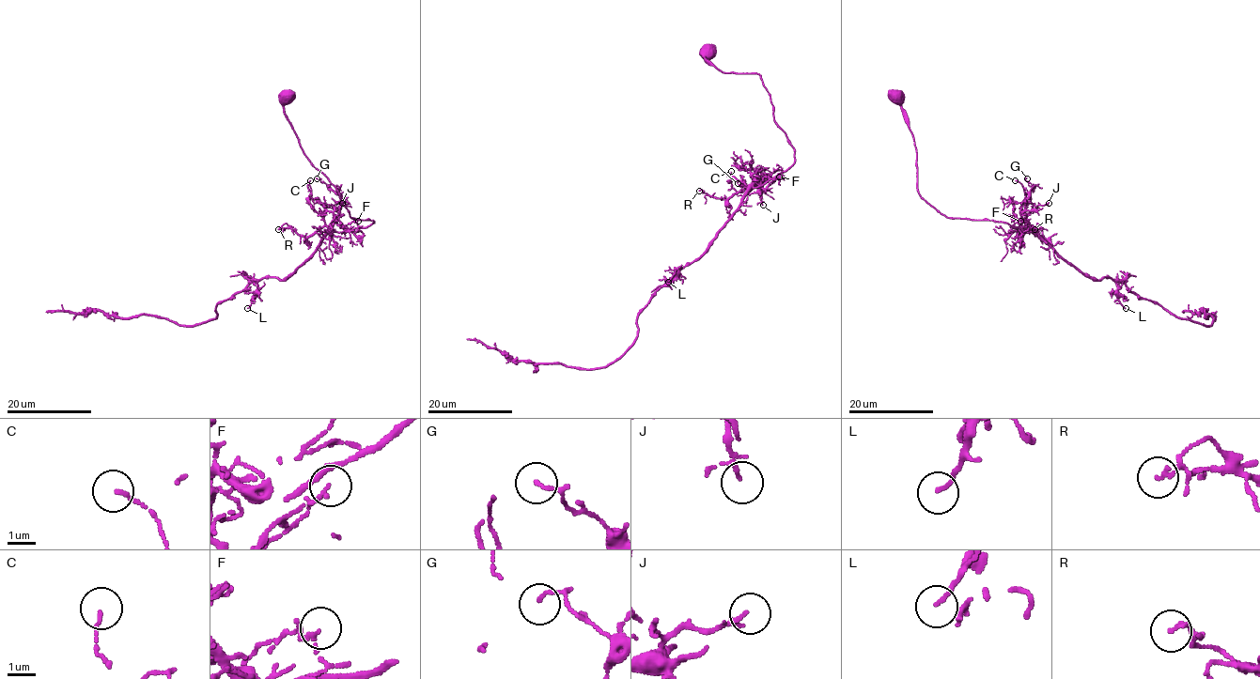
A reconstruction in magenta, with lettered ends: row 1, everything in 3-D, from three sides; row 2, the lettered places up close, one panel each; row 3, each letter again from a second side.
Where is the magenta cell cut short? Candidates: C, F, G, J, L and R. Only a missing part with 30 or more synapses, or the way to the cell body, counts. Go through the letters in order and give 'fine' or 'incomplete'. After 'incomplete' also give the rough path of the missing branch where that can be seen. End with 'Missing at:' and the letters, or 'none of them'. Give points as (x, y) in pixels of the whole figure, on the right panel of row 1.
C: fine
F: fine
G: fine
J: fine
L: fine
R: fine
Missing at: none of them

